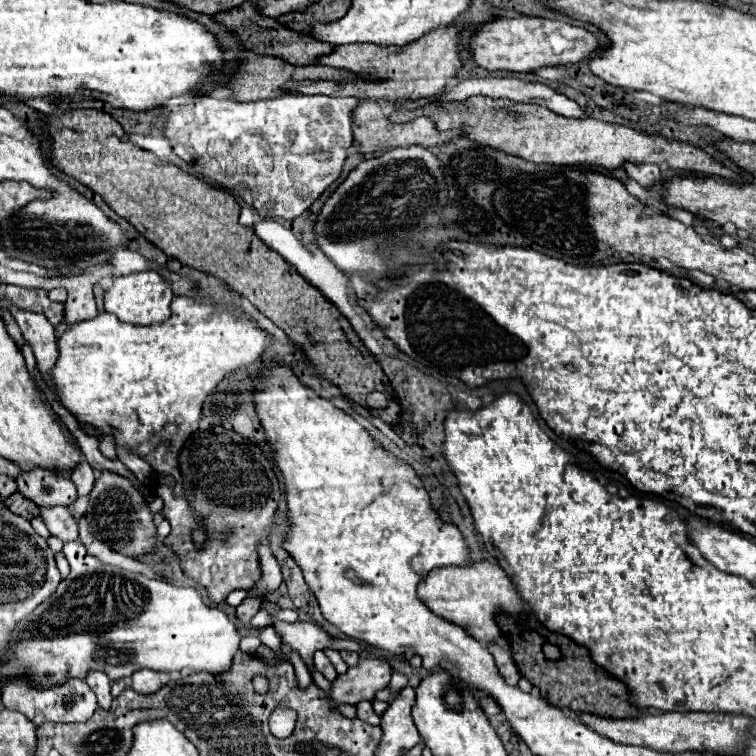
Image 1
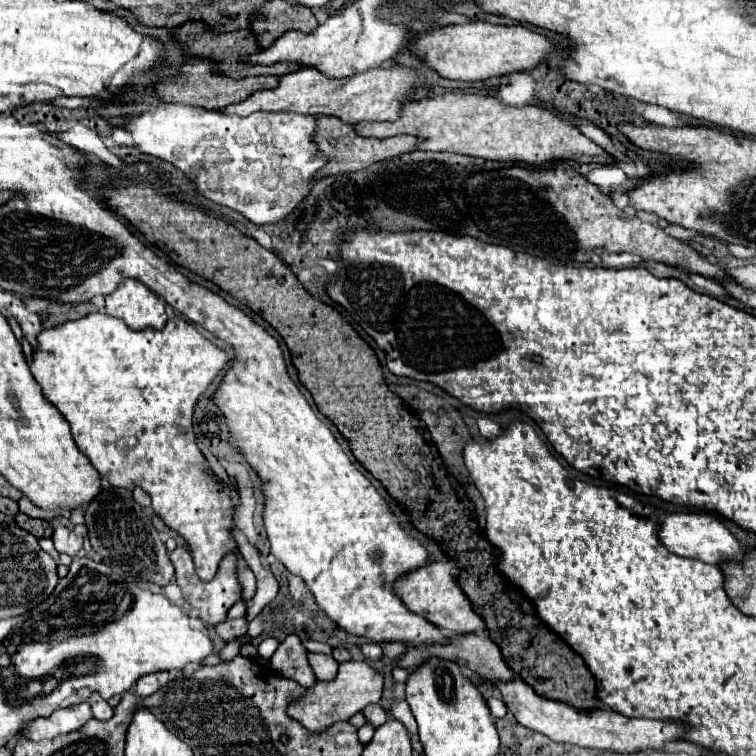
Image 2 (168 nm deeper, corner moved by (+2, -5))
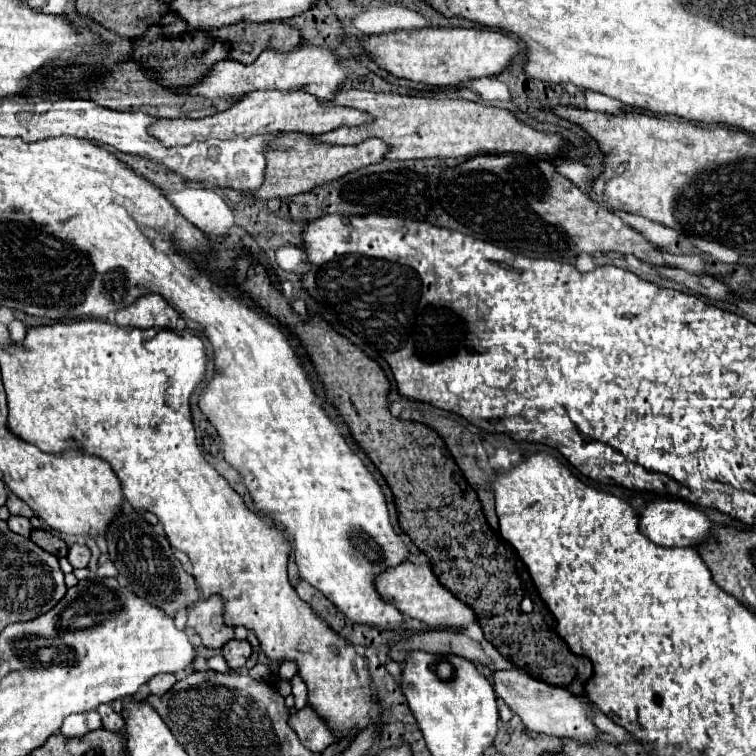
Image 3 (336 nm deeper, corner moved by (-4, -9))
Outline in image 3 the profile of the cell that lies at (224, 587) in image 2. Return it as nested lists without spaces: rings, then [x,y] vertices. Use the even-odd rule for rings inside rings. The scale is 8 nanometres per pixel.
[[[220,597],[202,599],[188,609],[188,629],[198,633],[202,645],[208,649],[220,649],[234,639],[234,629],[222,621],[222,609],[224,603]]]

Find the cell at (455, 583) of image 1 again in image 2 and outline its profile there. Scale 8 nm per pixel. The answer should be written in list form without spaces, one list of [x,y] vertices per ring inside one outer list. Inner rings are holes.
[[[432,561],[426,567],[420,567],[412,573],[408,573],[408,577],[402,577],[396,581],[396,593],[402,597],[402,601],[406,603],[406,607],[418,615],[422,615],[424,619],[428,619],[430,623],[442,627],[442,629],[450,629],[456,635],[466,635],[466,633],[480,633],[486,629],[484,619],[480,615],[474,613],[470,599],[464,595],[464,591],[458,585],[458,575],[460,575],[460,567],[450,561]]]

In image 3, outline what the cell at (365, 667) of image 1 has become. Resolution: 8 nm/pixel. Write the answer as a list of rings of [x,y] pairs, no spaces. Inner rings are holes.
[[[306,705],[304,709],[296,711],[290,719],[288,725],[296,731],[300,743],[310,749],[310,751],[324,751],[330,743],[334,743],[334,735],[332,731],[326,727],[326,723],[318,717],[318,713]]]

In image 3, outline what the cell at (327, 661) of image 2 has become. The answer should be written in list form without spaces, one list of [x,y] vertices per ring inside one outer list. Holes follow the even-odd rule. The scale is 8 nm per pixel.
[[[294,675],[292,677],[292,695],[294,695],[294,707],[296,709],[302,709],[308,701],[308,693],[306,693],[306,685],[304,685],[304,681],[300,679],[300,675]]]

